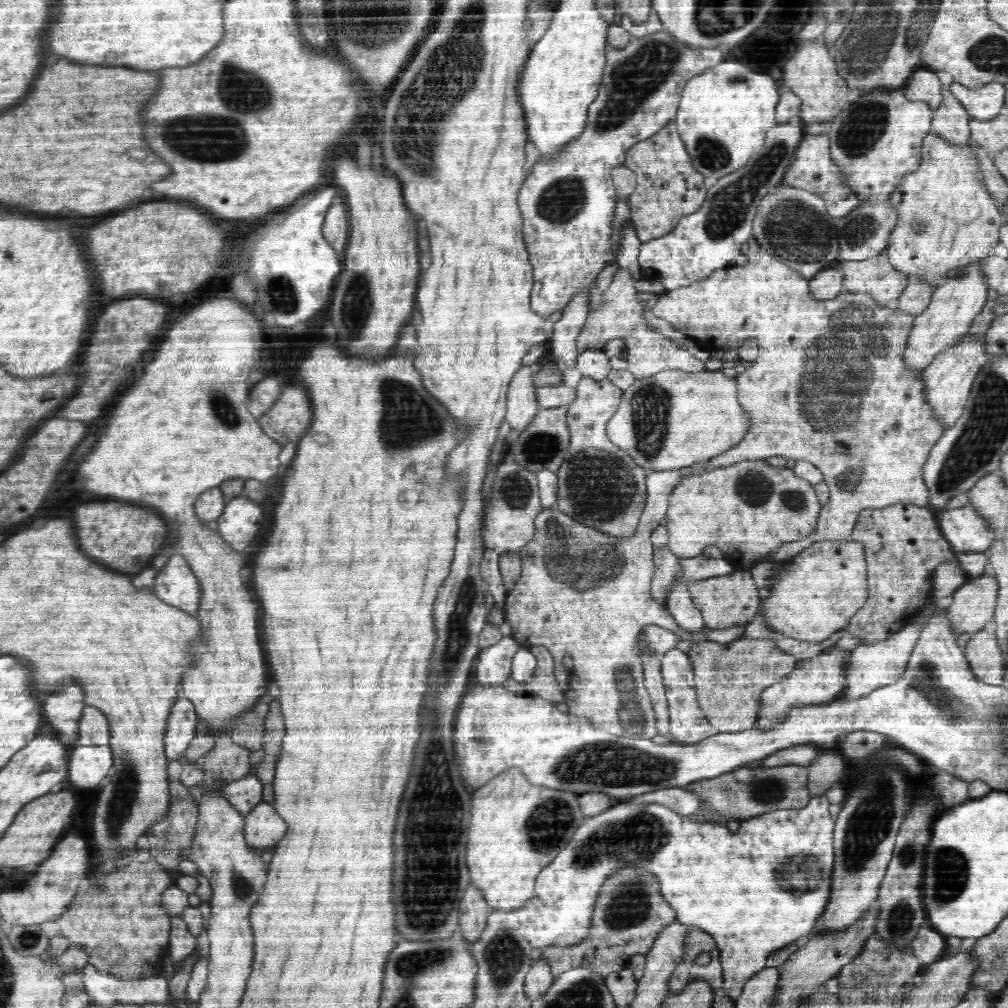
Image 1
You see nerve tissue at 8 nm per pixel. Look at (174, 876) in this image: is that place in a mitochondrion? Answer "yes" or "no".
no

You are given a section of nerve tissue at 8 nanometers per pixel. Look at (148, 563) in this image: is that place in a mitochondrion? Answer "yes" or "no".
no

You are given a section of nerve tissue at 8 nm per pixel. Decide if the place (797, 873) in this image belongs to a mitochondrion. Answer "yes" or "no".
yes

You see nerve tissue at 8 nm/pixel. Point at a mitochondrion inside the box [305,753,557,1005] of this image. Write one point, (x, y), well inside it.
(504, 958)

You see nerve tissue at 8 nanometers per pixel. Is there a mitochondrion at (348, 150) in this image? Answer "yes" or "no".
no

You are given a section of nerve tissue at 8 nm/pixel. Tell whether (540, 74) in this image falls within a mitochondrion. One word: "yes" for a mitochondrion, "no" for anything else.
no

